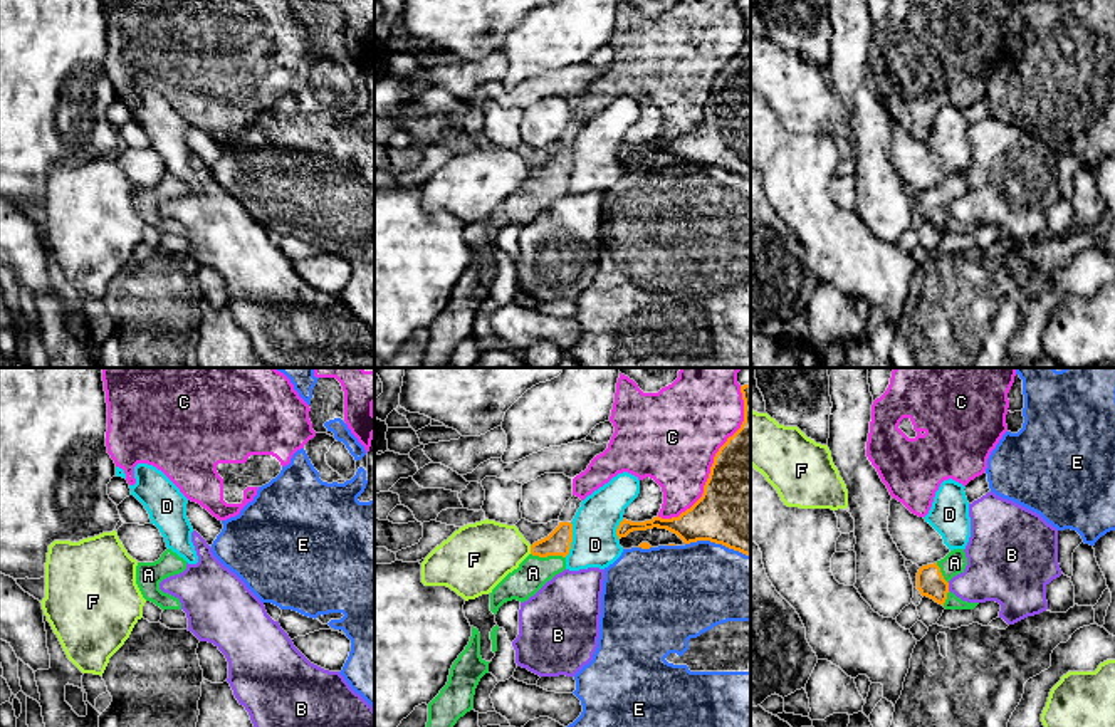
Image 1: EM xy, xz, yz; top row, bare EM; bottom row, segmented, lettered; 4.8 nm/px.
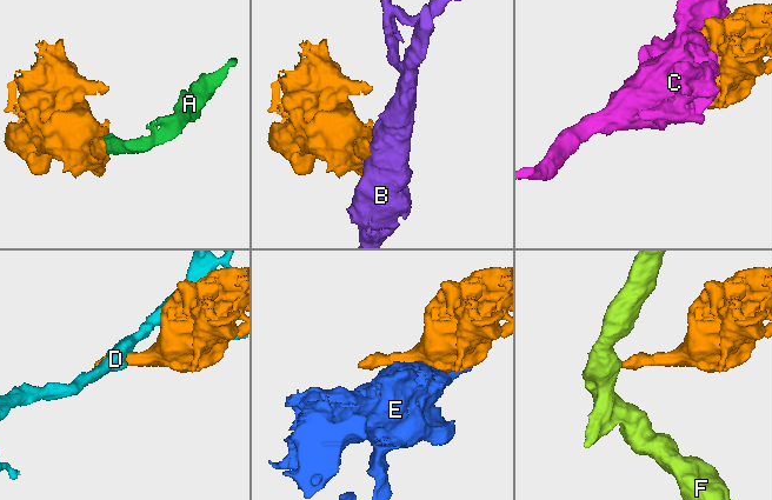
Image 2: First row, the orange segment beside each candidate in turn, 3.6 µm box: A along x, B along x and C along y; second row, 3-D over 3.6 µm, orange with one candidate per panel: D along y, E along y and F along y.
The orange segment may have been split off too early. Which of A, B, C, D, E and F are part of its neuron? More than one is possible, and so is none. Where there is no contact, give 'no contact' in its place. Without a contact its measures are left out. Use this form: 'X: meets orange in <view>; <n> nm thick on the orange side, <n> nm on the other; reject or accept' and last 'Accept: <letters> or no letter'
A: meets orange in xz; 120 nm thick on the orange side, 160 nm on the other; accept
B: meets orange in yz; 140 nm thick on the orange side, 300 nm on the other; reject
C: meets orange in xz; 460 nm thick on the orange side, 440 nm on the other; reject
D: meets orange in xz; 120 nm thick on the orange side, 220 nm on the other; reject
E: meets orange in xz; 460 nm thick on the orange side, 420 nm on the other; reject
F: meets orange in xz; 120 nm thick on the orange side, 320 nm on the other; reject
Accept: A

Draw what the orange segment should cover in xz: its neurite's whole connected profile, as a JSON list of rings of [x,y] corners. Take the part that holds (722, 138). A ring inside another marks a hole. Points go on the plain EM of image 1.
[[[751,8],[741,10],[744,45],[719,72],[702,121],[678,141],[623,143],[618,163],[633,154],[667,153],[685,168],[710,165],[751,180]]]

